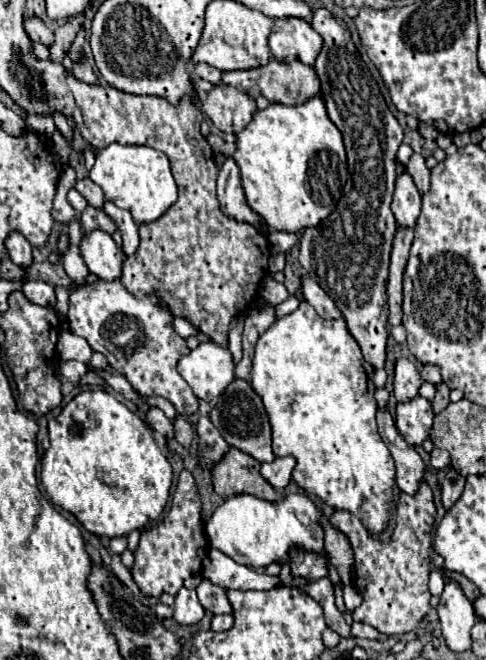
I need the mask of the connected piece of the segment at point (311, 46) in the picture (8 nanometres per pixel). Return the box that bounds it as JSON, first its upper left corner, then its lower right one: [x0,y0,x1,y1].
[269,18,323,66]

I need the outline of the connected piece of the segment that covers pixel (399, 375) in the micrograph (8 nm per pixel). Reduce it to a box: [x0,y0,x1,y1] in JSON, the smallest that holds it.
[393,358,423,402]

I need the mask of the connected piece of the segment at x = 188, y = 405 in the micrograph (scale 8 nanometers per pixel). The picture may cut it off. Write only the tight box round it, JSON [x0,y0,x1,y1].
[67,280,199,416]

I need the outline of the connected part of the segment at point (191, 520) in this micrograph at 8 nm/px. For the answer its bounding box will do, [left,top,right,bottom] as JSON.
[131,470,207,596]

